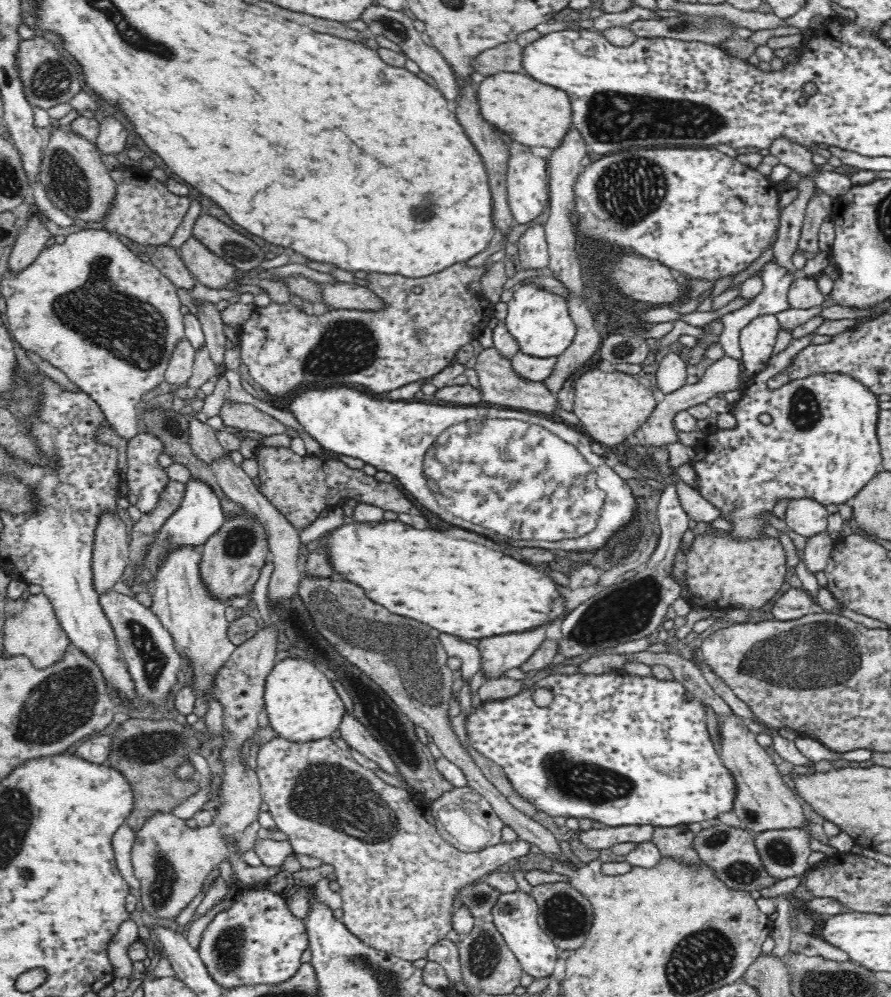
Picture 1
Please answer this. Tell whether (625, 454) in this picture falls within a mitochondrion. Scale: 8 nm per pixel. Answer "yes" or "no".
no

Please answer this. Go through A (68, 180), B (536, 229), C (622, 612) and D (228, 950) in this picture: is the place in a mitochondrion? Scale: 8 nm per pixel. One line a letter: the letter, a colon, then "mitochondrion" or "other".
A: mitochondrion
B: other
C: mitochondrion
D: mitochondrion

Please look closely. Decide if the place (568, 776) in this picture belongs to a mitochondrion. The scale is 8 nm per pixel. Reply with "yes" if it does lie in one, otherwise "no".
yes

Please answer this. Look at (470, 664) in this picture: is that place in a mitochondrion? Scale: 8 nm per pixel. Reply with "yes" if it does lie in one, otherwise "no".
no

